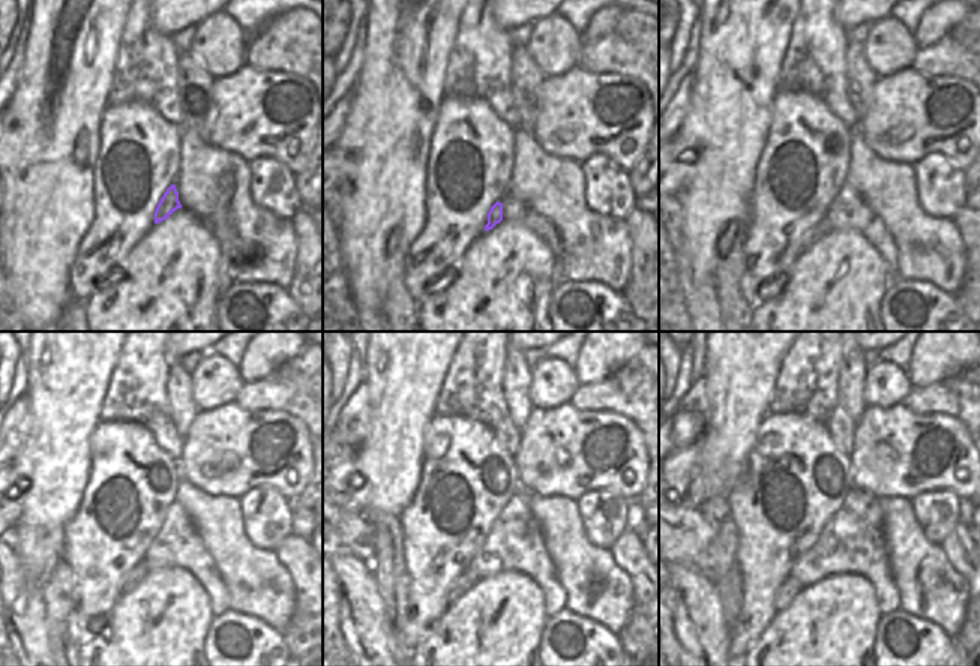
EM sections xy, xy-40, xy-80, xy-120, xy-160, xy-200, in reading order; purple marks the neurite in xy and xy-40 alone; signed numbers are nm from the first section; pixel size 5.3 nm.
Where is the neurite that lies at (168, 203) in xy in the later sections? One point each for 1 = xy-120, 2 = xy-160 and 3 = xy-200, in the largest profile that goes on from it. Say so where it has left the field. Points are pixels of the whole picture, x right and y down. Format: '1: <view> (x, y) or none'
1: xy-120 (138, 572)
2: xy-160 (467, 581)
3: xy-200 (785, 594)

